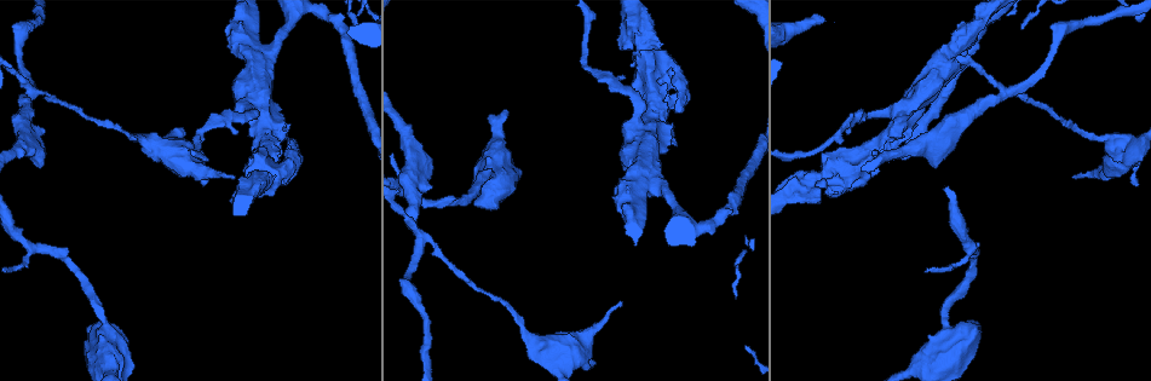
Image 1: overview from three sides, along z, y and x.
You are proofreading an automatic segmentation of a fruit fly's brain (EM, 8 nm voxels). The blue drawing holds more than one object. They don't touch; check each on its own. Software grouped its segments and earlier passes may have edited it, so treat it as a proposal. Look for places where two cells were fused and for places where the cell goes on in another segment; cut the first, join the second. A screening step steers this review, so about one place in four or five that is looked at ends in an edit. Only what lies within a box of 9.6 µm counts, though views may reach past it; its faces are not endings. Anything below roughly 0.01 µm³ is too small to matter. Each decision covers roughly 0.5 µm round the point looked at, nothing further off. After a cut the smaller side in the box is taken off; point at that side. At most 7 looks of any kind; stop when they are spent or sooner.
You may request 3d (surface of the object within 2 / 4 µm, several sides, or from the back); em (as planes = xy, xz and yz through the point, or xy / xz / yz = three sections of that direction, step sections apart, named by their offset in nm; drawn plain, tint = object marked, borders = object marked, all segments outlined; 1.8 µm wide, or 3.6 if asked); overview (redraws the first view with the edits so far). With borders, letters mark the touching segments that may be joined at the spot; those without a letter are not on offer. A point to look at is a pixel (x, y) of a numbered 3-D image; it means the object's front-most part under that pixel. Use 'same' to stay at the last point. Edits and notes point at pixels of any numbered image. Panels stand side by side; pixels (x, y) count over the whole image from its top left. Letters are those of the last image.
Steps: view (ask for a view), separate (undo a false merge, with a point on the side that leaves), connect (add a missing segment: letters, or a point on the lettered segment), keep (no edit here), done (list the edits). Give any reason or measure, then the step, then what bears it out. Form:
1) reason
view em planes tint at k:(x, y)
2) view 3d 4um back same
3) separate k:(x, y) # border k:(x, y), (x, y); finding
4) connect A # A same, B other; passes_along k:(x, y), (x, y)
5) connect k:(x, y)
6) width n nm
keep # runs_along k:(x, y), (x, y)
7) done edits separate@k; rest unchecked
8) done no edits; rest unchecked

sudden change in width
view 3d 2um at 1:(293, 168)

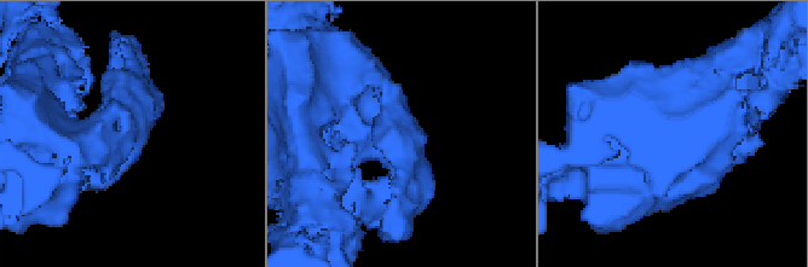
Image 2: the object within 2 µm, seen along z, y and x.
now the EM
view em xy step 16 tint at 2:(133, 133)

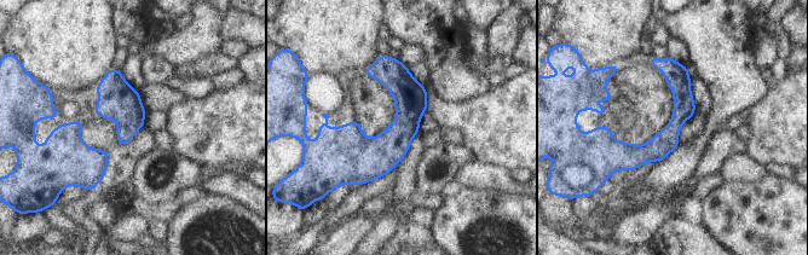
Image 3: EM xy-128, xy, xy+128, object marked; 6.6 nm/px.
another direction
view em planes borders same

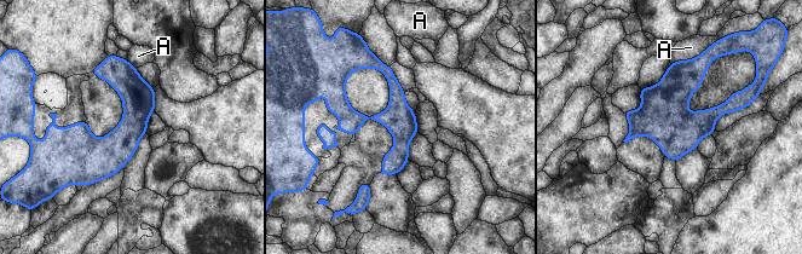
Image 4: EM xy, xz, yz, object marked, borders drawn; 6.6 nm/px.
width 200 nm; longest_contact A 260 nm
keep # A other; continuous, no second cell

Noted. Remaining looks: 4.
two arms at a narrow angle
view 3d 4um at 1:(261, 106)

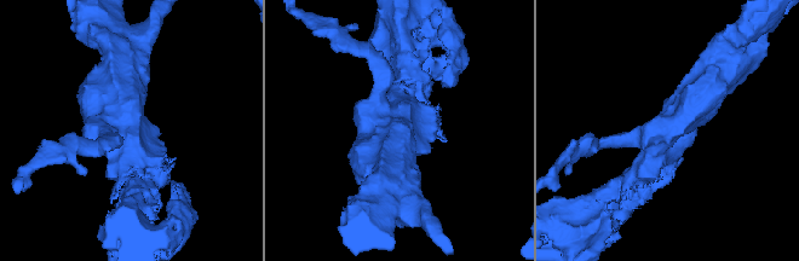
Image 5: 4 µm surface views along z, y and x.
view em xz step 8 tint at 5:(400, 128)

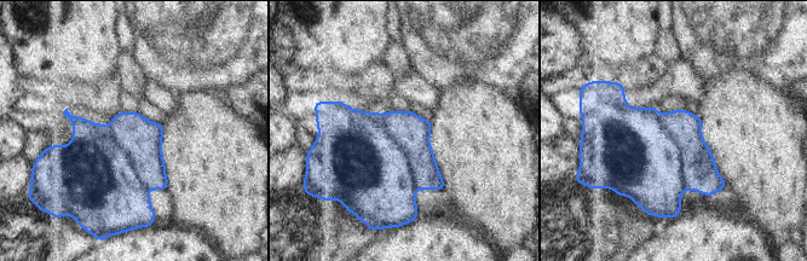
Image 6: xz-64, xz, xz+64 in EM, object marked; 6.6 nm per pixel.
view em planes borders same

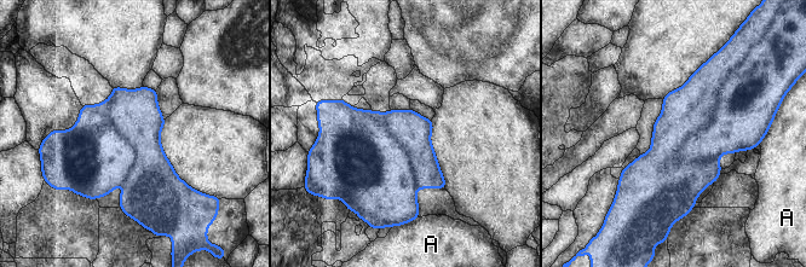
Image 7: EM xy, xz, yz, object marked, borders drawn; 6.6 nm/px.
separate 7:(742, 117) # A other; border 7:(731, 70), (712, 115), (666, 168); a second cell is stuck on

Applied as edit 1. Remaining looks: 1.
done edits separate@7; rest unchecked

